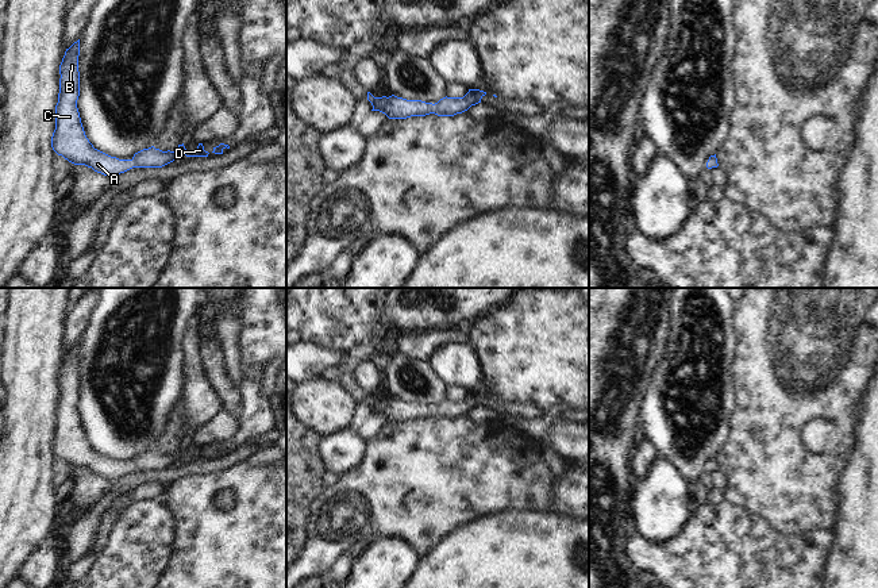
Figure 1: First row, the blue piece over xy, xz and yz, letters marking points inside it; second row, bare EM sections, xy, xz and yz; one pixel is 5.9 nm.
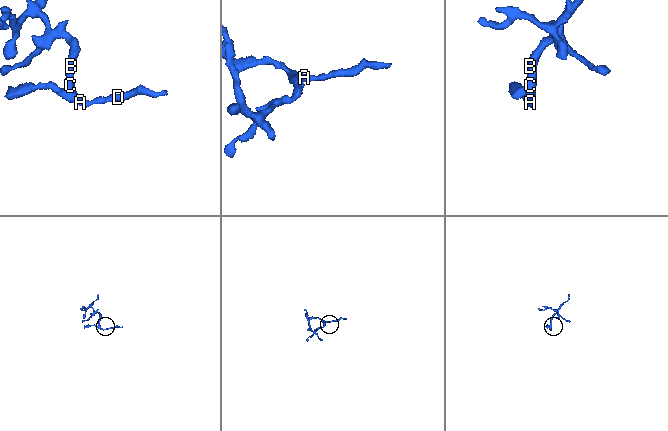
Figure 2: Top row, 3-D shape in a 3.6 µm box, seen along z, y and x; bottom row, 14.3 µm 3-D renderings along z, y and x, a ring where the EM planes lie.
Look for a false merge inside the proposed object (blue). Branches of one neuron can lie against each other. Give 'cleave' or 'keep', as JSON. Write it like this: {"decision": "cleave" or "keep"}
{"decision": "keep"}

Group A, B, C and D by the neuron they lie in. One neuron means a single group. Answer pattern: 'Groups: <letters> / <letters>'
Groups: A B C D

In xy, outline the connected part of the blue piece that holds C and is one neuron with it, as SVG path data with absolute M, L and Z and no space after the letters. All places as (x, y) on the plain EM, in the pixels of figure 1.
M80 342L66 351L59 368L59 396L54 418L55 433L51 439L51 450L58 458L108 480L132 470L162 470L184 458L208 460L209 456L204 453L203 446L199 446L195 454L186 453L184 446L178 447L174 454L162 454L151 449L135 456L131 462L119 462L95 451L85 438L77 411L80 399L78 358Z

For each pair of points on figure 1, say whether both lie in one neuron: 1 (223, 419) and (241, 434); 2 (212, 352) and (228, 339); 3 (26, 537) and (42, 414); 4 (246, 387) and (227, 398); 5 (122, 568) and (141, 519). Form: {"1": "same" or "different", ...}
{"1": "different", "2": "different", "3": "same", "4": "different", "5": "same"}

